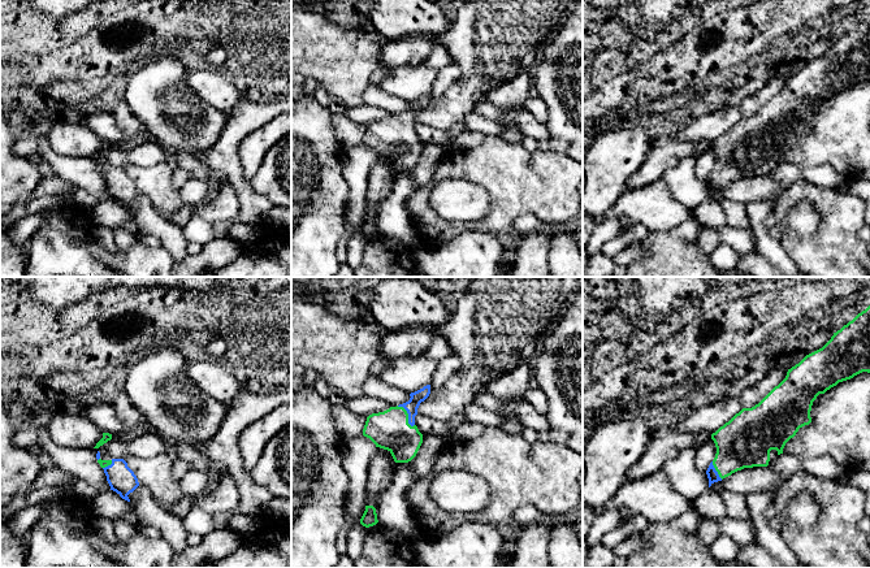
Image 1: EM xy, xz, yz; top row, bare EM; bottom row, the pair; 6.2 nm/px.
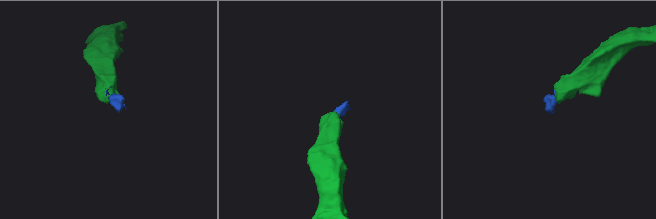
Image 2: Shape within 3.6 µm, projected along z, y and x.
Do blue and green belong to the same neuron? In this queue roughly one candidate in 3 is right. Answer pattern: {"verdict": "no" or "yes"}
{"verdict": "yes"}

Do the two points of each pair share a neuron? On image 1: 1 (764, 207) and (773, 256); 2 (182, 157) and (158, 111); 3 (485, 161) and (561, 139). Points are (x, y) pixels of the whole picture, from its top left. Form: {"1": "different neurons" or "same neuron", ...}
{"1": "same neuron", "2": "different neurons", "3": "different neurons"}

